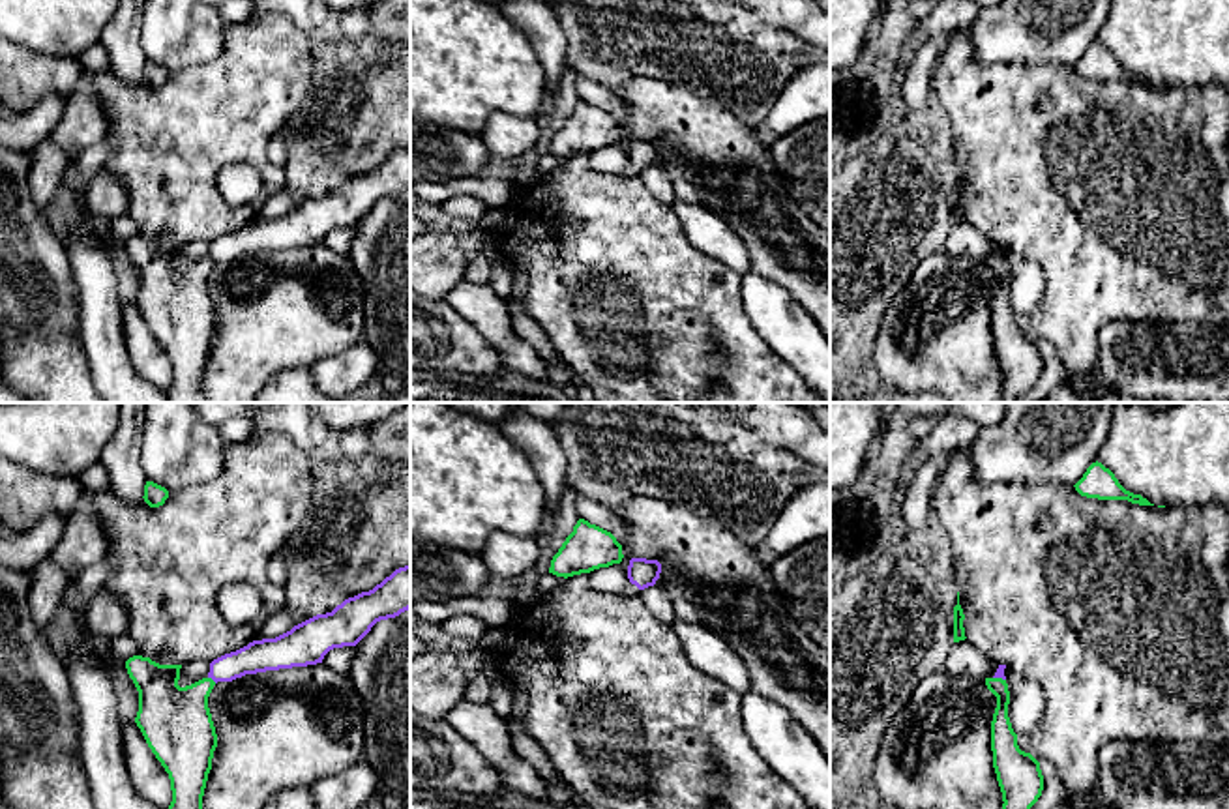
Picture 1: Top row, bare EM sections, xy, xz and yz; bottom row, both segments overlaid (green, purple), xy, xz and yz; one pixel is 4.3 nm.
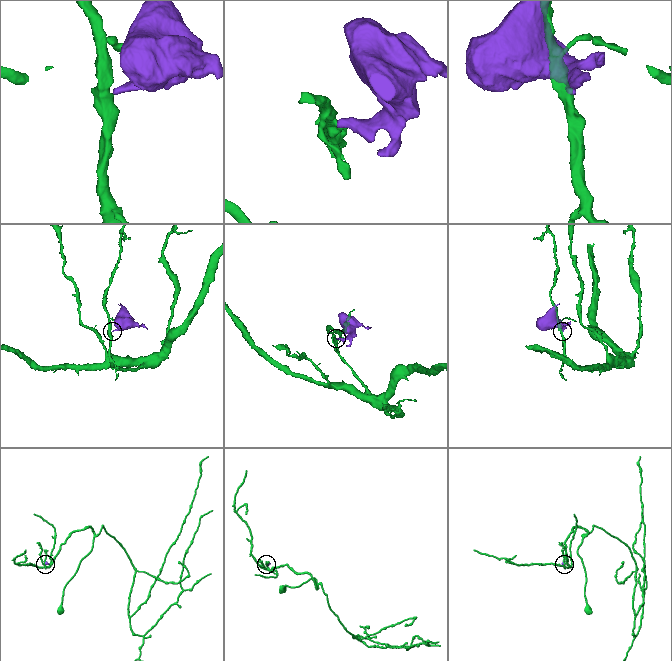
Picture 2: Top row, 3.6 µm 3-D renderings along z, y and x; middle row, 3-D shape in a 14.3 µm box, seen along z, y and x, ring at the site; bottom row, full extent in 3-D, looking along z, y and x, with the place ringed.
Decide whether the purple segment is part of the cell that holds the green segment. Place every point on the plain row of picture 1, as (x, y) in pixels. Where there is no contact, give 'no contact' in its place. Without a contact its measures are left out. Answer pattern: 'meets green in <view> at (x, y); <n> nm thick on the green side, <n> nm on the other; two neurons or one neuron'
meets green in xy at (210, 259); 300 nm thick on the green side, 140 nm on the other; two neurons

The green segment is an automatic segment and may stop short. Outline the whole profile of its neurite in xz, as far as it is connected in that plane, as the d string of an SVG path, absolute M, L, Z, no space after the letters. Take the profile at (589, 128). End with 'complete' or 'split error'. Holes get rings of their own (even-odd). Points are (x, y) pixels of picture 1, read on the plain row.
M579 99L573 112L553 137L549 154L568 159L620 144L622 139L622 125L611 112Z; complete

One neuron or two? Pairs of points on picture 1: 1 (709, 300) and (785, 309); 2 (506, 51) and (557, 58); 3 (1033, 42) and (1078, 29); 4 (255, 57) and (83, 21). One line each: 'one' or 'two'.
1: two
2: two
3: one
4: two

